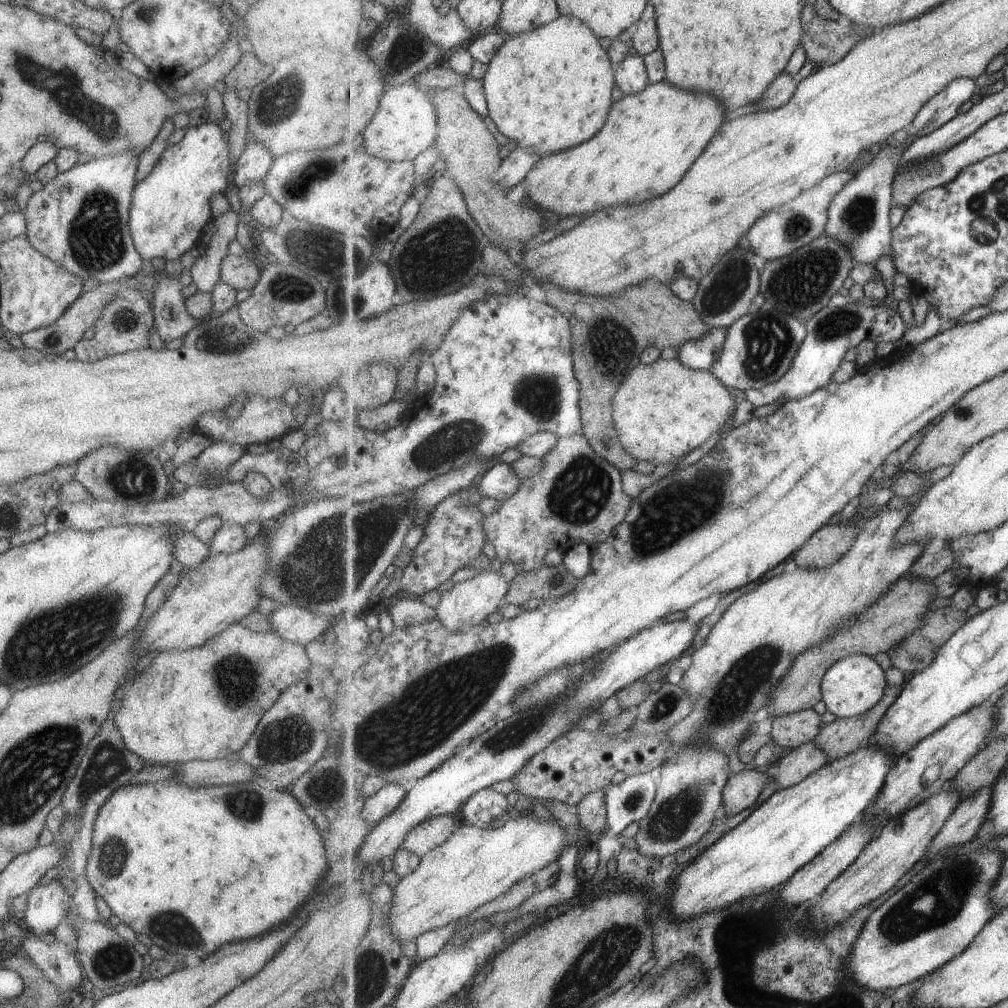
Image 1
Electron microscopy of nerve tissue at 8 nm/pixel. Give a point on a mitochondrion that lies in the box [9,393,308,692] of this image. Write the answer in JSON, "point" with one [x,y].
{"point":[132,478]}

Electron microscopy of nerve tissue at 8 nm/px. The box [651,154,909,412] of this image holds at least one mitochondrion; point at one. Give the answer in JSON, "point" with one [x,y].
{"point":[801,284]}

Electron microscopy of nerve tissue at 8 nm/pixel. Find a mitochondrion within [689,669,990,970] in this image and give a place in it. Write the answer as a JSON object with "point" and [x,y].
{"point":[929,905]}

